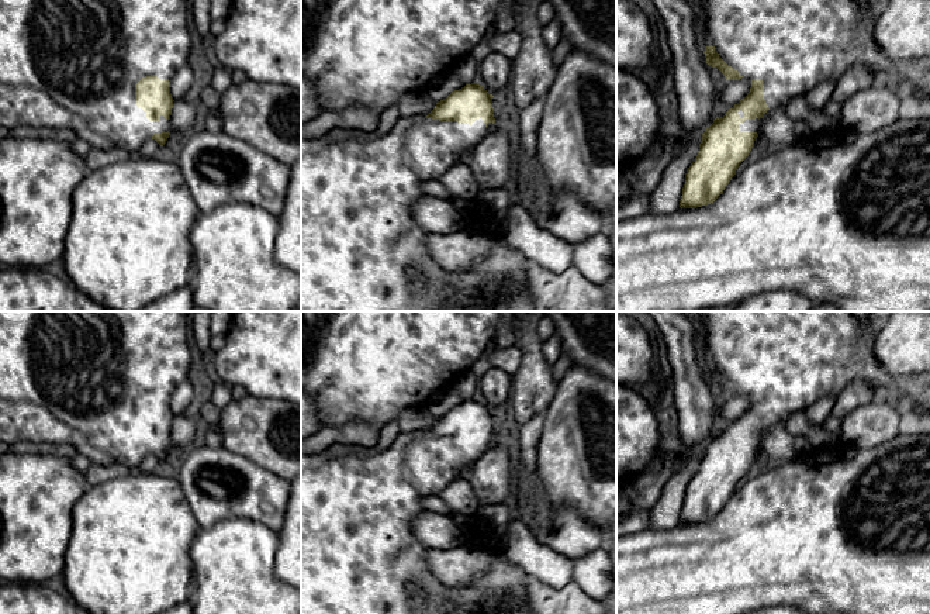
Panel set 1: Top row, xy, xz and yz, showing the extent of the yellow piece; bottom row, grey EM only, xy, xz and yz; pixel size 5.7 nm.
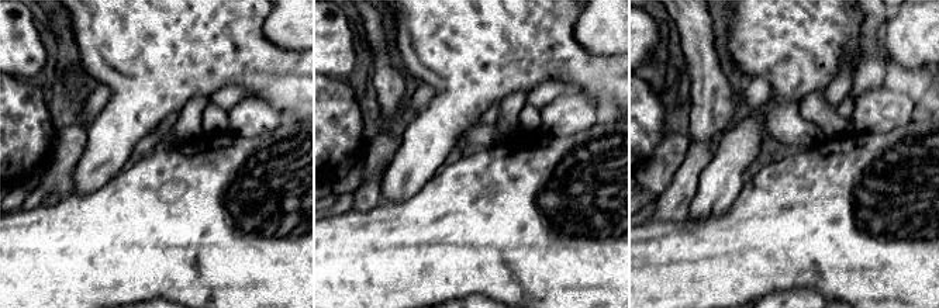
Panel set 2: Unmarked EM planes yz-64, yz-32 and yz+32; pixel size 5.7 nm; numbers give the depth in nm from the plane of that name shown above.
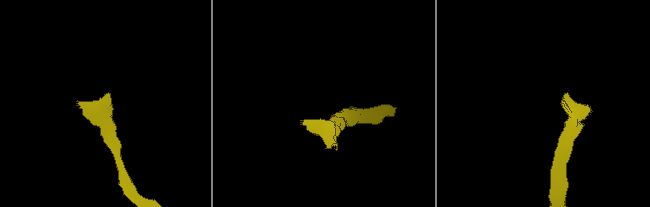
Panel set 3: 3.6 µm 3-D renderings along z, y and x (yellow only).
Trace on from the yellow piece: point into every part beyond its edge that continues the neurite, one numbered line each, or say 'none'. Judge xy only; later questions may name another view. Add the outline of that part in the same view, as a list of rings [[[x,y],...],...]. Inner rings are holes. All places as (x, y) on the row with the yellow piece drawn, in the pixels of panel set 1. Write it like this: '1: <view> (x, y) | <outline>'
1: xy (87, 55) | [[[0,0],[0,83],[39,89],[82,117],[108,145],[136,156],[153,134],[172,132],[170,120],[149,121],[135,103],[135,84],[145,76],[170,79],[189,62],[190,0]]]

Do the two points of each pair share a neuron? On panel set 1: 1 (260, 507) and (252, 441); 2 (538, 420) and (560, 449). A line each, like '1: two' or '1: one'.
1: two
2: two

